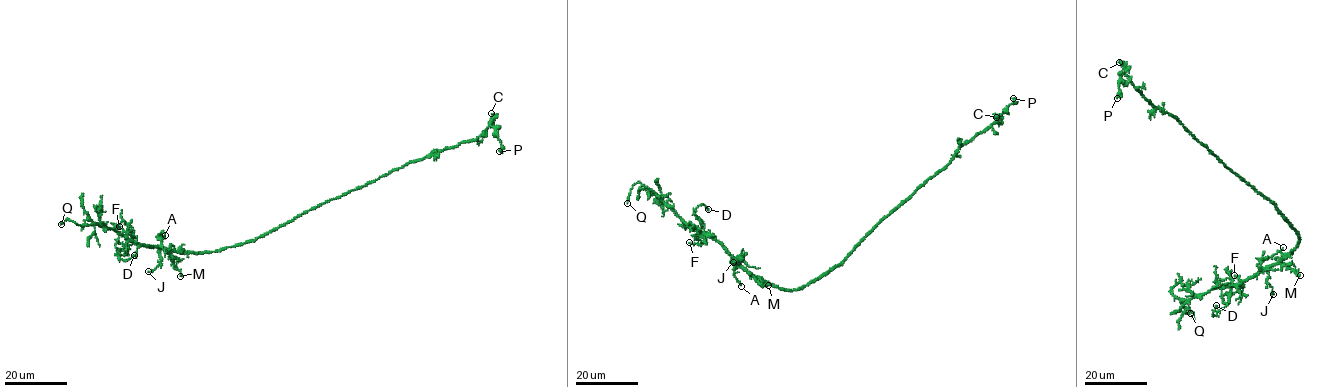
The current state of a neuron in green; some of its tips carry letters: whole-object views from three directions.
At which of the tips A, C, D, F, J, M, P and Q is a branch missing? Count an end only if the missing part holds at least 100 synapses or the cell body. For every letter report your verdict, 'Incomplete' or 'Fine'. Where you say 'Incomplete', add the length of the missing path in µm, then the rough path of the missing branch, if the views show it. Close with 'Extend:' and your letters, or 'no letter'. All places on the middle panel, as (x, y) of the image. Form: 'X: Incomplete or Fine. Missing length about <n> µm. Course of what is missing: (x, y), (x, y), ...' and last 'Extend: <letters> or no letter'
A: Fine
C: Fine
D: Fine
F: Fine
J: Fine
M: Fine
P: Fine
Q: Incomplete. Missing length about 6 µm
Extend: Q

